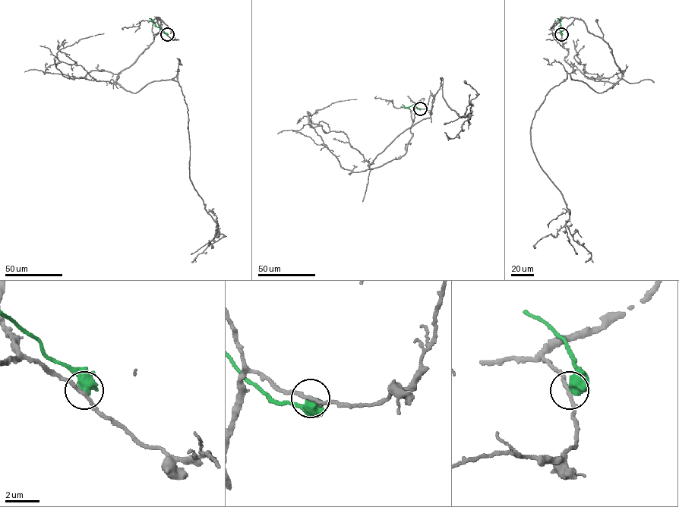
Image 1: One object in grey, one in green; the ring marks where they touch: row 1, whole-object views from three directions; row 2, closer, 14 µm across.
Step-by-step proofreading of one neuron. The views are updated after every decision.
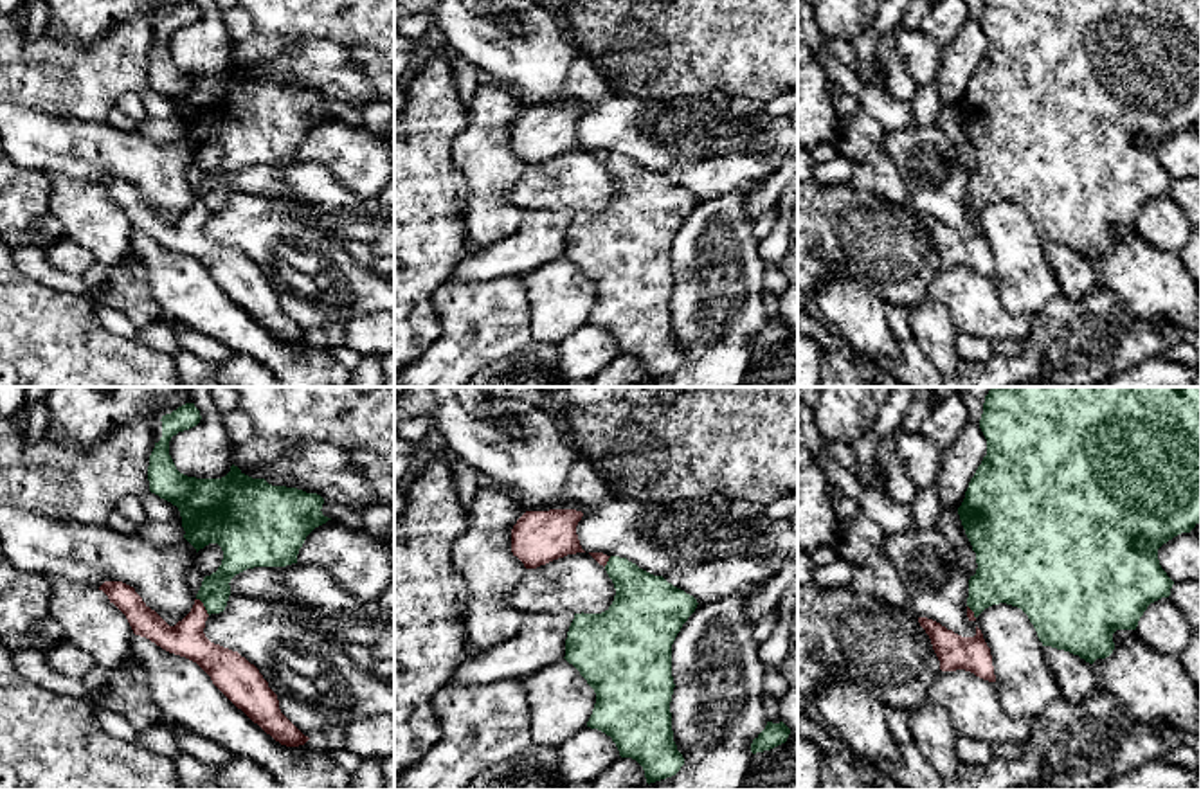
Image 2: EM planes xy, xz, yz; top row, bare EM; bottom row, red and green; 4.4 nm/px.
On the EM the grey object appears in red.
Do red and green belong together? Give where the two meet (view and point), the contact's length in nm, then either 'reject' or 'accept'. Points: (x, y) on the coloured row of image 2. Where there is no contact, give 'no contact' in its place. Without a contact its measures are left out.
xy (204, 607) | 100 nm | reject

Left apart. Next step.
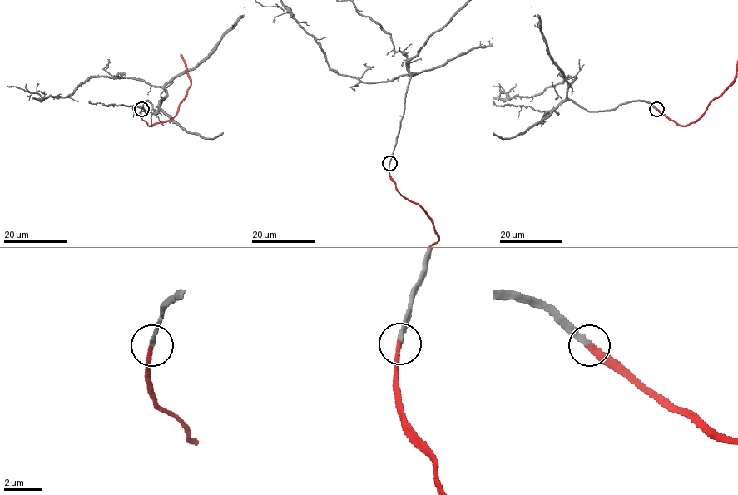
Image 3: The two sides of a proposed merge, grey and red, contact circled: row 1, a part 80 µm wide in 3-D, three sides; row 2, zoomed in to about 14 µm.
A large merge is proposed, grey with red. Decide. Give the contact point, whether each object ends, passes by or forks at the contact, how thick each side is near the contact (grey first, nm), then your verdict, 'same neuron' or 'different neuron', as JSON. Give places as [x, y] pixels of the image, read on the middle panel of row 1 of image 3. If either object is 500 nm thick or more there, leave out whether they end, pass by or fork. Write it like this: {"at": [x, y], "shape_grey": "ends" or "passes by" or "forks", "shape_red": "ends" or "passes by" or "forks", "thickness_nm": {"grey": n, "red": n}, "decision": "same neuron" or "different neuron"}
{"at": [389, 163], "shape_grey": "ends", "shape_red": "ends", "thickness_nm": {"grey": 260, "red": 280}, "decision": "same neuron"}

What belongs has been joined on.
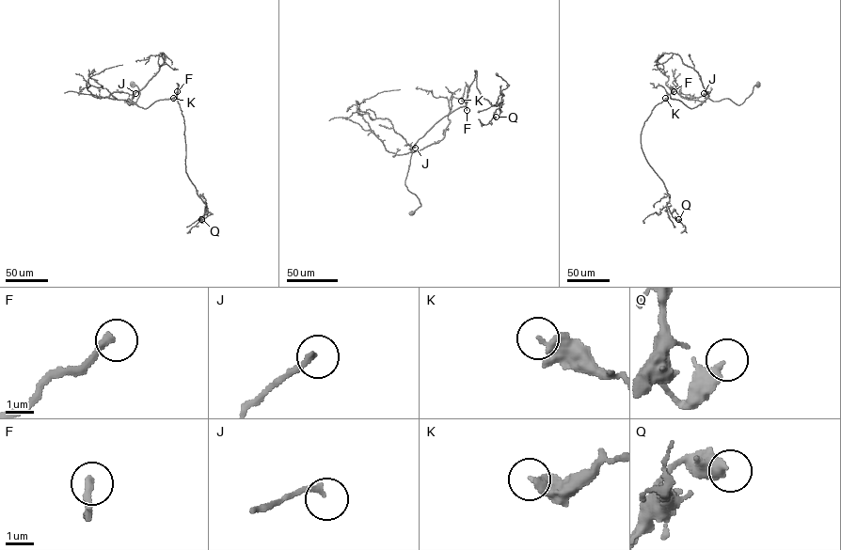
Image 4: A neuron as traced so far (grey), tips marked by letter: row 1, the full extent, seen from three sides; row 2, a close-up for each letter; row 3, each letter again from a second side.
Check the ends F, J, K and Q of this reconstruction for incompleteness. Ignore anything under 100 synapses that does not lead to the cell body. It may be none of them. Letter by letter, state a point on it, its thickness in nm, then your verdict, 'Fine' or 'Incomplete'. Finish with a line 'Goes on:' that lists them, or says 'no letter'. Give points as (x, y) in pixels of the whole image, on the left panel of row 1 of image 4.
F: Place: (177, 91). Thickness 260 nm. Incomplete
J: Place: (135, 93). Thickness 200 nm. Fine
K: Place: (173, 98). Thickness 280 nm. Fine
Q: Place: (201, 219). Thickness 340 nm. Fine
Goes on: F

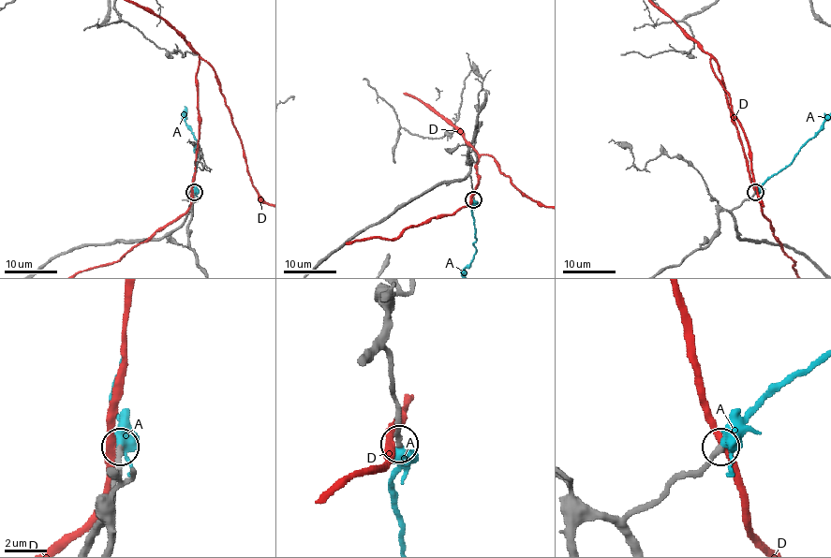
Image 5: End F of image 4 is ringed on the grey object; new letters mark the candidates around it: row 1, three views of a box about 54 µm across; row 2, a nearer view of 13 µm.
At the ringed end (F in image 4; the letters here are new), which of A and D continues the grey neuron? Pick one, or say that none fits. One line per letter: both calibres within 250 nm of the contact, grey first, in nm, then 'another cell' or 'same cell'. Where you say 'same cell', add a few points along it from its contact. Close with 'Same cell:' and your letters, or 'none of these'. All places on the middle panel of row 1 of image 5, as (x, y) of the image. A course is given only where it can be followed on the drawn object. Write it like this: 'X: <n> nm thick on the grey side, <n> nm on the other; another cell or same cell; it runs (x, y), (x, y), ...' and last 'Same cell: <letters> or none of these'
A: 260 nm thick on the grey side, 440 nm on the other; same cell
D: 280 nm thick on the grey side, 360 nm on the other; another cell
Same cell: A

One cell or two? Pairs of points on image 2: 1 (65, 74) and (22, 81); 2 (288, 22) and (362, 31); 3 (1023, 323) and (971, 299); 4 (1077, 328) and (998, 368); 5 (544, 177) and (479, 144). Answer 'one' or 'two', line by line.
1: one
2: one
3: one
4: one
5: two

